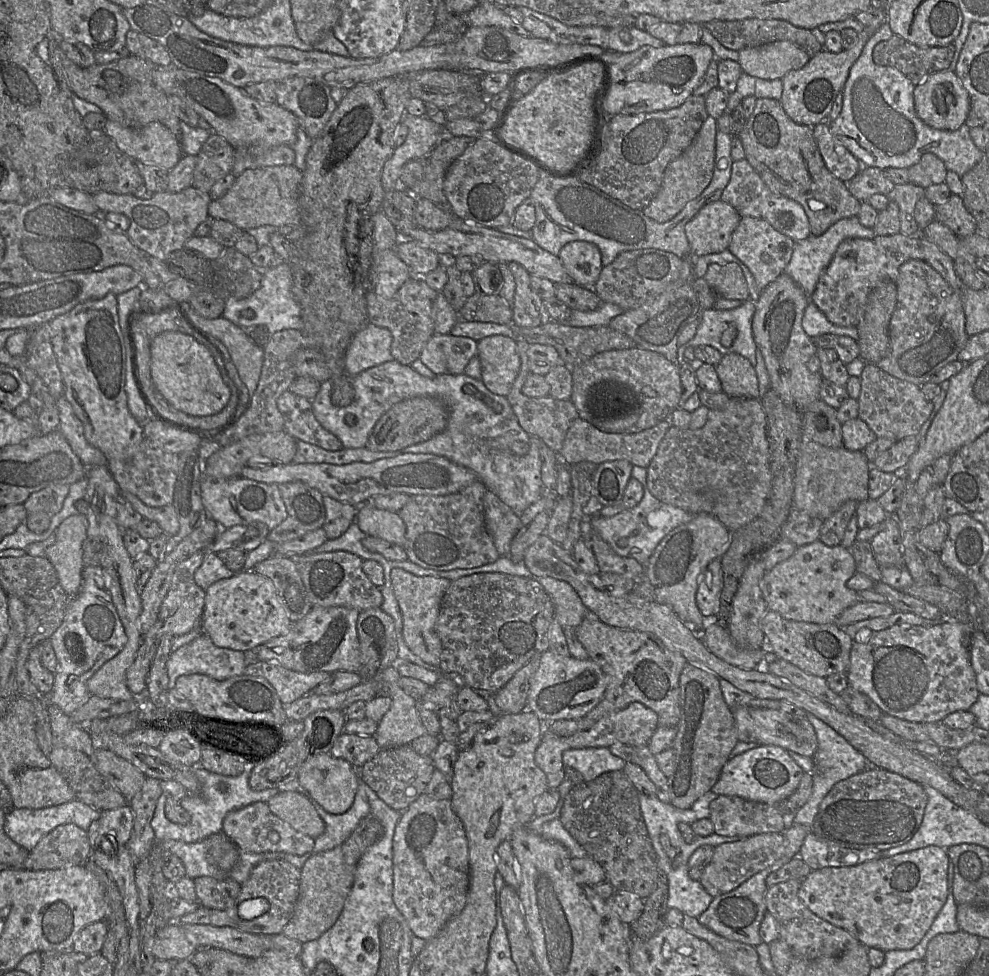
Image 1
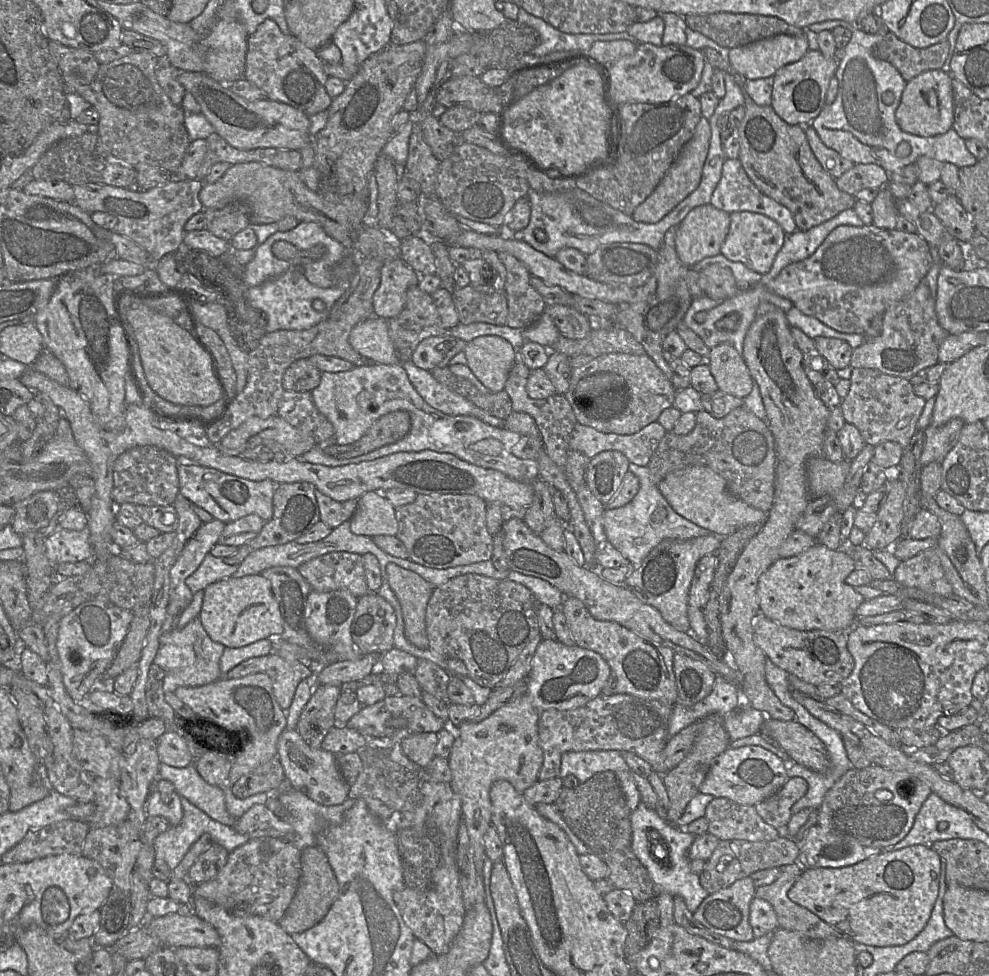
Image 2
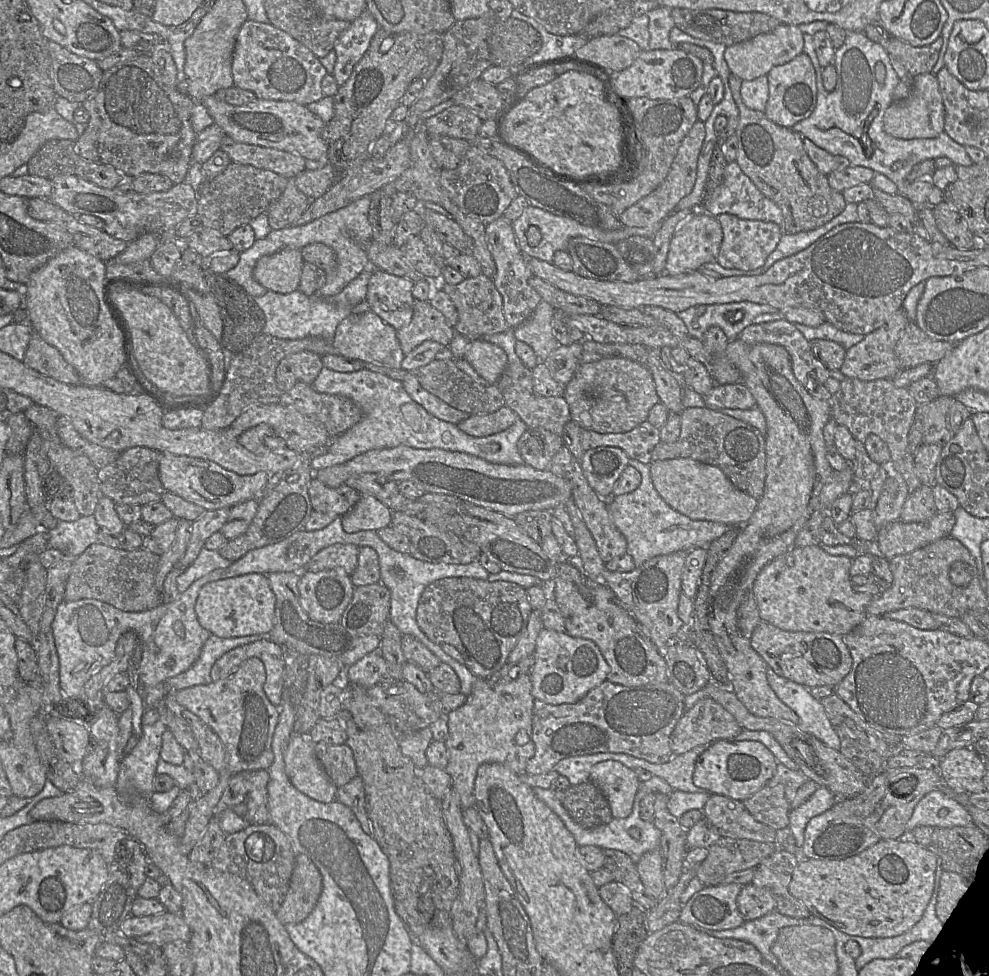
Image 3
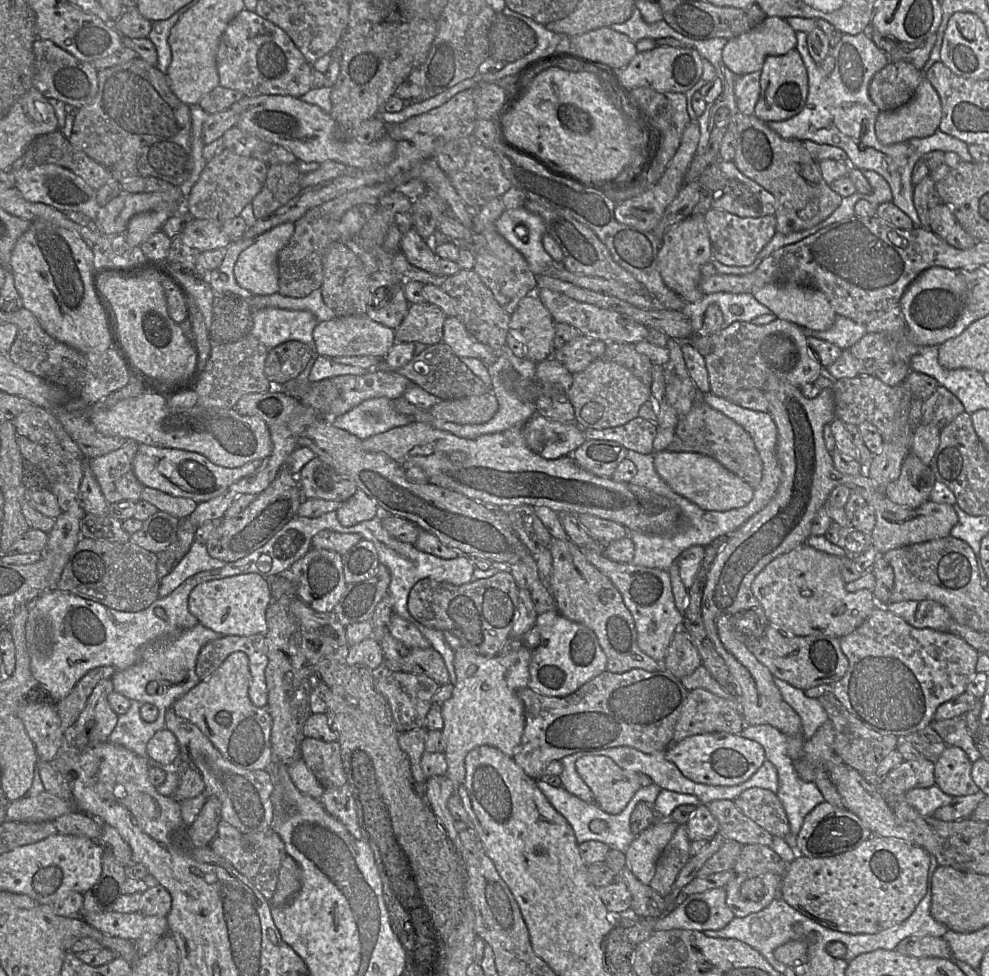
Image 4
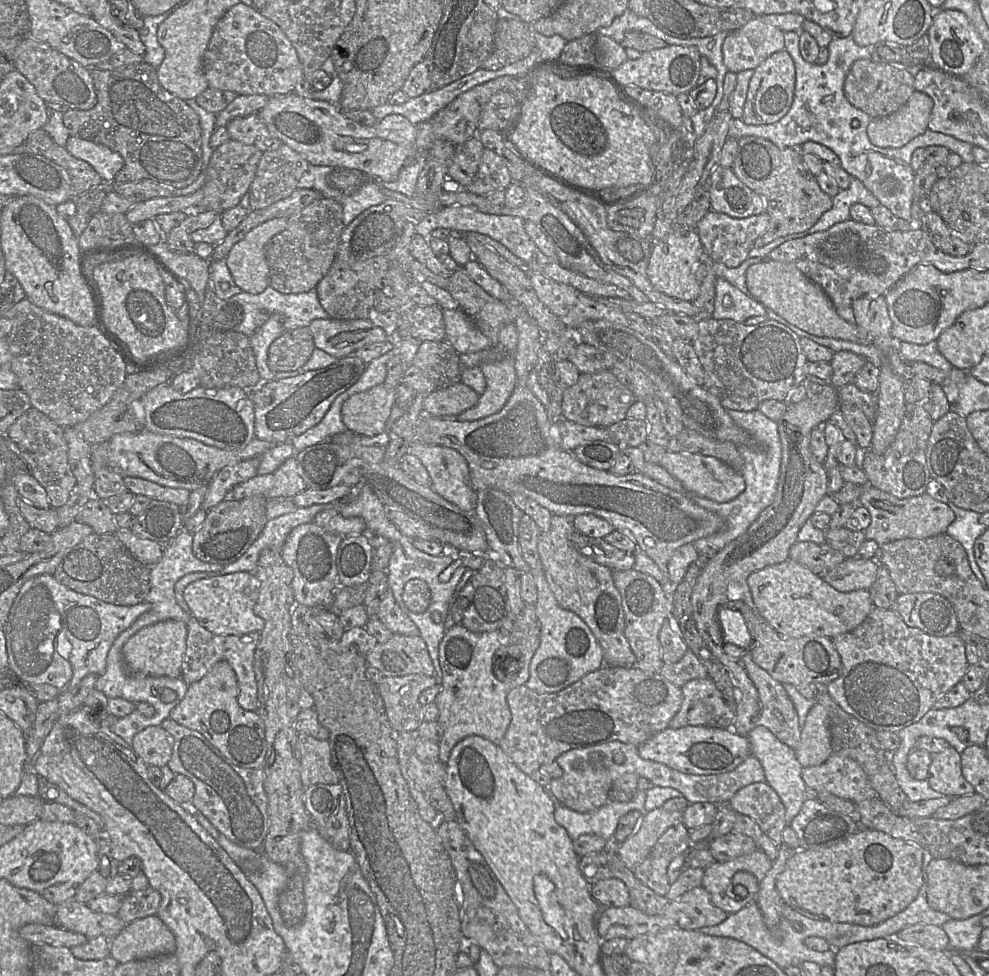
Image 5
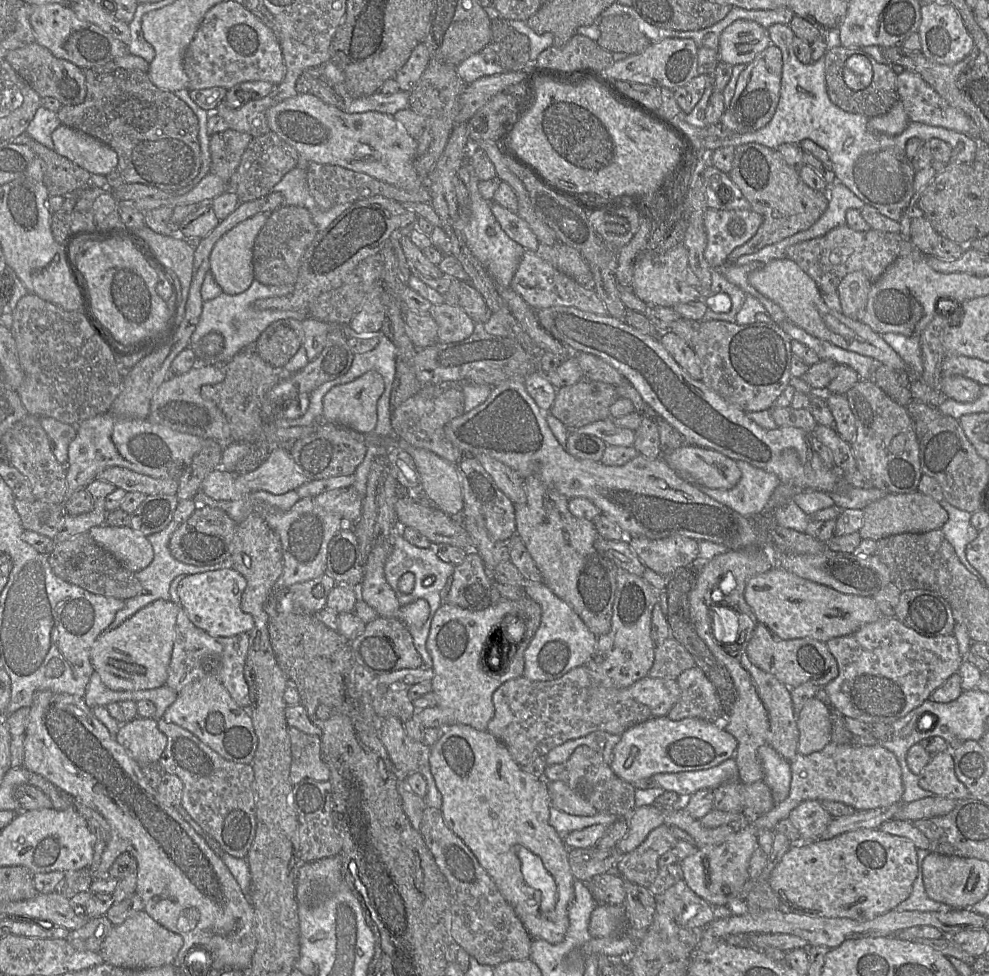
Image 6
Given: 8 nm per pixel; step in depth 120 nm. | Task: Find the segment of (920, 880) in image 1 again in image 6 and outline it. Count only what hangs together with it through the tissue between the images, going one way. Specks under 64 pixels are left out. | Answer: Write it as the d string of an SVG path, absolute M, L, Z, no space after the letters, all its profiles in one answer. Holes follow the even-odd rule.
M861 828L827 840L793 843L772 870L769 884L787 911L868 921L908 899L917 873L917 848L913 842L878 828Z

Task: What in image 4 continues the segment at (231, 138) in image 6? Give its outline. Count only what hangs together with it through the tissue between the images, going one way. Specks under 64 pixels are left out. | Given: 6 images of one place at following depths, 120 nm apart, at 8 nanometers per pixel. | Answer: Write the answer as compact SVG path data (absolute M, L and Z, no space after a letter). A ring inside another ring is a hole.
M226 148L222 153L208 161L200 179L186 199L187 210L195 219L211 220L222 226L226 221L240 216L244 207L252 203L266 181L268 167L266 163L258 159L238 155Z

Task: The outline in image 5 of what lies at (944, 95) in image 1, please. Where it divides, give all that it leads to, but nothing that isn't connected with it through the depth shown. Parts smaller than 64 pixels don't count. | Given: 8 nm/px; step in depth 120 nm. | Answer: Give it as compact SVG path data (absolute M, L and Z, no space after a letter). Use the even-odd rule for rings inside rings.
M914 91L908 101L894 113L873 118L867 125L867 135L878 147L902 147L928 129L928 121L933 107L932 99L923 92Z

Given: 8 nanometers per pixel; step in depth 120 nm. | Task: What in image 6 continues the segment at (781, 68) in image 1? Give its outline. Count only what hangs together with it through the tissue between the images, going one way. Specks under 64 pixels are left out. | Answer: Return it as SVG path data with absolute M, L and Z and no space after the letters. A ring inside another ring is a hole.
M736 20L721 33L718 44L719 59L732 66L748 65L771 45L767 28L749 20Z

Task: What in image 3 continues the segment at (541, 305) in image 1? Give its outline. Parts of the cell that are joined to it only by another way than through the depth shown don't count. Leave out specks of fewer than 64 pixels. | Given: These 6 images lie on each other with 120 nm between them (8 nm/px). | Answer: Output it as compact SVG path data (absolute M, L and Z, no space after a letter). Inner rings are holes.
M504 216L486 225L486 239L496 265L493 283L503 298L503 312L509 329L525 322L542 301L540 294L529 284L533 273L526 256L516 243L512 222Z

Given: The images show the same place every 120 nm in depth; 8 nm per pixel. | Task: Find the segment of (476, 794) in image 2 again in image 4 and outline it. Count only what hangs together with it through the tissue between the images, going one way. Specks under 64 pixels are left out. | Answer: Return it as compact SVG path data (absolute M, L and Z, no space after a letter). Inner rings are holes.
M460 646L454 651L456 684L450 699L440 706L444 727L447 776L457 789L466 777L465 757L476 747L487 745L513 757L520 746L525 727L524 706L517 691L529 683L530 649L512 647L502 653L485 657Z

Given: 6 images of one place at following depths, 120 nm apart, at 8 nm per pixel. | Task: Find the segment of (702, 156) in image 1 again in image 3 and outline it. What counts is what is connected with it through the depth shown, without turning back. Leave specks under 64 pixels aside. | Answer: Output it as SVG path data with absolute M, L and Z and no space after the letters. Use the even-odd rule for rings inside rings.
M701 120L696 121L689 133L682 140L670 171L663 183L649 195L627 208L619 216L619 221L623 226L649 227L660 224L676 210L681 199L689 195L694 188L697 178L698 159L705 140L705 135L706 130L704 122Z

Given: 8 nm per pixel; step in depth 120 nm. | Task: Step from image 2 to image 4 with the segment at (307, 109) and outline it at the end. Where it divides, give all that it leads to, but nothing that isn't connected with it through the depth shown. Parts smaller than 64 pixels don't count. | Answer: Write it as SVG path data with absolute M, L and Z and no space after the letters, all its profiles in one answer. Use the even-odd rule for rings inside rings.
M243 9L225 29L216 56L219 85L241 91L246 97L261 95L288 95L302 97L313 86L314 68L291 38L280 27L259 16L254 11Z

